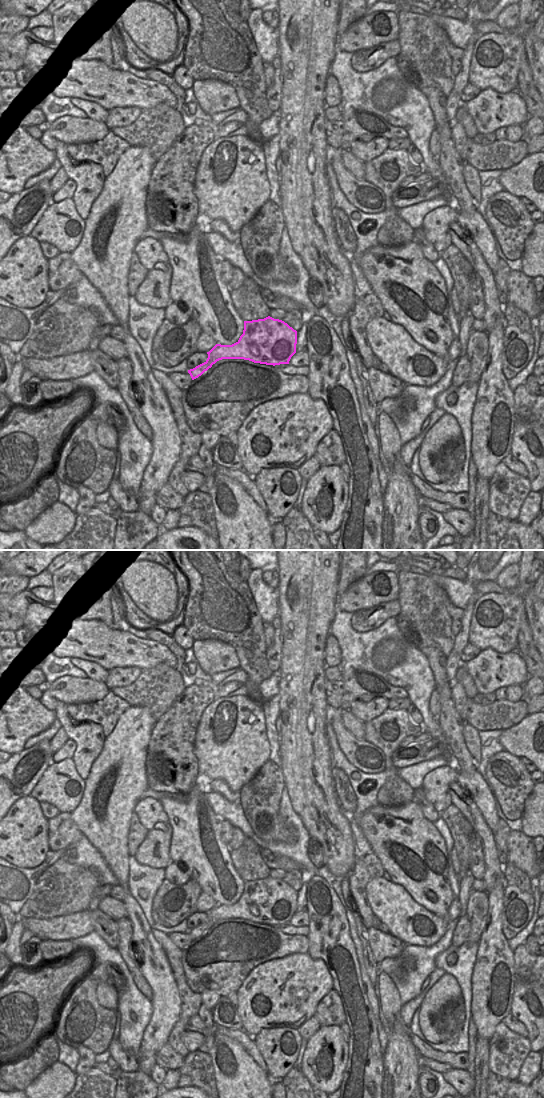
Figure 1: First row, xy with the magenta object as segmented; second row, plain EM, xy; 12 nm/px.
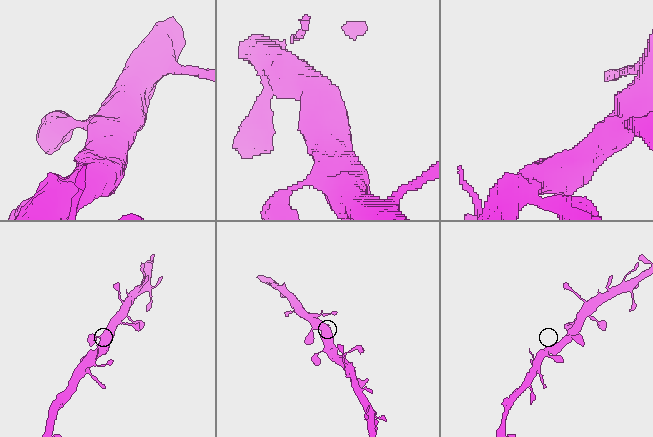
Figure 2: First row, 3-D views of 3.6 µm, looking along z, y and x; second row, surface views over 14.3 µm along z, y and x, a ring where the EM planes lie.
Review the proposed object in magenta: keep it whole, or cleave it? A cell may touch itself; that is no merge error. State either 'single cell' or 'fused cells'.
single cell

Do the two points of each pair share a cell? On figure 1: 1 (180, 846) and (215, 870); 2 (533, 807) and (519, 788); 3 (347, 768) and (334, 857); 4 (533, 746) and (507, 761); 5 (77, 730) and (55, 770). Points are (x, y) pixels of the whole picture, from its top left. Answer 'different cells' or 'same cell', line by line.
1: same cell
2: different cells
3: different cells
4: different cells
5: different cells

